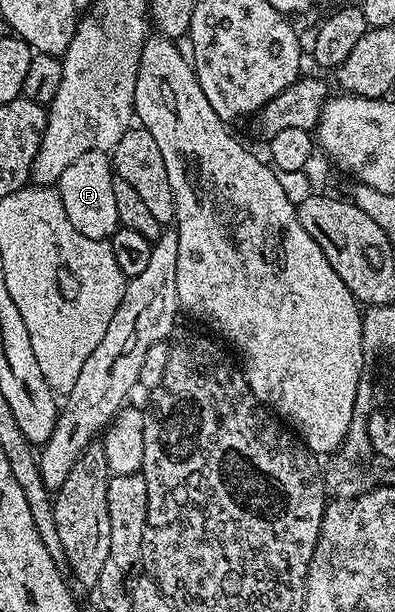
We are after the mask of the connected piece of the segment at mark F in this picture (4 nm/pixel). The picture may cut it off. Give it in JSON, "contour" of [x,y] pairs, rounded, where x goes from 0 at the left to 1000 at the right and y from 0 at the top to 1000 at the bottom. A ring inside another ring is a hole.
{"contour":[[[238,245],[215,248],[215,255],[195,255],[165,281],[154,281],[144,309],[154,320],[154,333],[165,333],[165,353],[205,386],[220,389],[223,397],[241,399],[278,391],[281,381],[299,376],[296,327],[286,320],[286,294],[294,286],[278,257],[263,247]]]}

